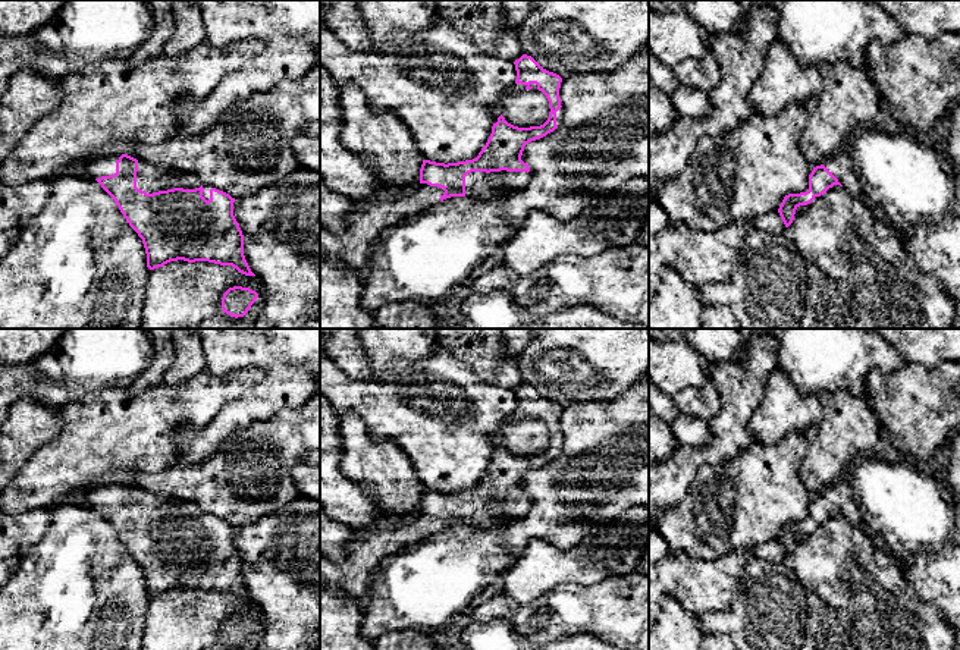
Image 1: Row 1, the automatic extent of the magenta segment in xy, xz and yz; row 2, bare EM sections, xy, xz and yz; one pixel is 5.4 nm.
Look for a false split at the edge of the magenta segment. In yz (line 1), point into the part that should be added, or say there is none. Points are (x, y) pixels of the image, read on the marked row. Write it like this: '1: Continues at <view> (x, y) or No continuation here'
1: Continues at yz (840, 165)

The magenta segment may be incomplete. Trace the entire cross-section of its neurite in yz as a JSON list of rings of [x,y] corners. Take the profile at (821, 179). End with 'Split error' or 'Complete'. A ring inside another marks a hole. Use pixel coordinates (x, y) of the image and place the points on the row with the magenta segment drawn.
[[[840,150],[821,166],[813,167],[809,175],[809,189],[806,192],[788,194],[784,197],[778,213],[785,227],[793,223],[796,210],[800,205],[810,204],[816,197],[823,195],[834,185],[843,186],[853,198],[859,198],[863,194],[856,178],[853,160],[844,150]]]. Split error

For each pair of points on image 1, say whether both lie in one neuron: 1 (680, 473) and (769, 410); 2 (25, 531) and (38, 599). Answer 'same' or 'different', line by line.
1: different
2: different

